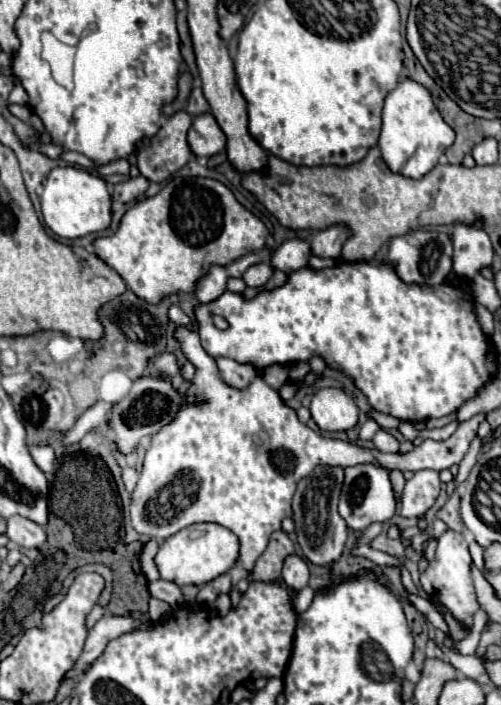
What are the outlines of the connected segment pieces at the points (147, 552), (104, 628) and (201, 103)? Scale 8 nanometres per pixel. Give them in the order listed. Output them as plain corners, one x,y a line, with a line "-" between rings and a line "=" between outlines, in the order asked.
149,541
145,547
143,547
143,551
141,551
141,569
143,569
143,573
145,573
145,577
149,579
149,581
155,581
155,579
159,579
159,573
157,573
157,567
155,567
155,563
153,563
153,557
155,557
155,553
157,553
157,541
=
103,615
95,627
89,631
87,635
87,641
85,641
85,647
79,655
79,659
75,661
75,665
67,671
65,679
77,679
79,675
83,675
87,671
89,665
93,665
101,653
105,651
107,643
111,639
117,639
119,635
135,629
135,627
147,627
149,621
139,621
139,619
133,619
131,615
125,615
125,617
115,617
115,615
=
193,89
191,91
191,97
189,97
189,103
187,103
187,113
197,117
201,113
209,113
209,103
207,99
203,97
203,91
201,89

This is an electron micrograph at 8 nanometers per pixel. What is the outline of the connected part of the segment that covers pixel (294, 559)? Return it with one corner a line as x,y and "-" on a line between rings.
295,553
285,559
283,581
287,583
287,587
297,589
297,591
303,589
303,587
307,587
307,583
309,583
309,569
307,569
307,563
305,563
301,557
297,557

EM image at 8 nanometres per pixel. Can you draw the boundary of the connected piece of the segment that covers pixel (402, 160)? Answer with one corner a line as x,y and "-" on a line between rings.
403,79
385,97
385,105
383,105
383,129
381,129
381,137
379,137
379,149
381,149
383,161
387,163
387,167
393,173
405,175
409,179
421,179
423,175
427,175
437,165
439,157
451,145
453,145
453,129
445,123
445,119
441,119
441,113
437,111
429,91
425,91
425,87
421,87
419,83
415,83
411,79

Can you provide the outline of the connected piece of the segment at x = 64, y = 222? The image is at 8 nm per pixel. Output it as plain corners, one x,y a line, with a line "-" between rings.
73,165
57,167
45,179
41,213
45,225
63,239
79,239
89,233
105,231
111,225
111,195
107,191
107,183

